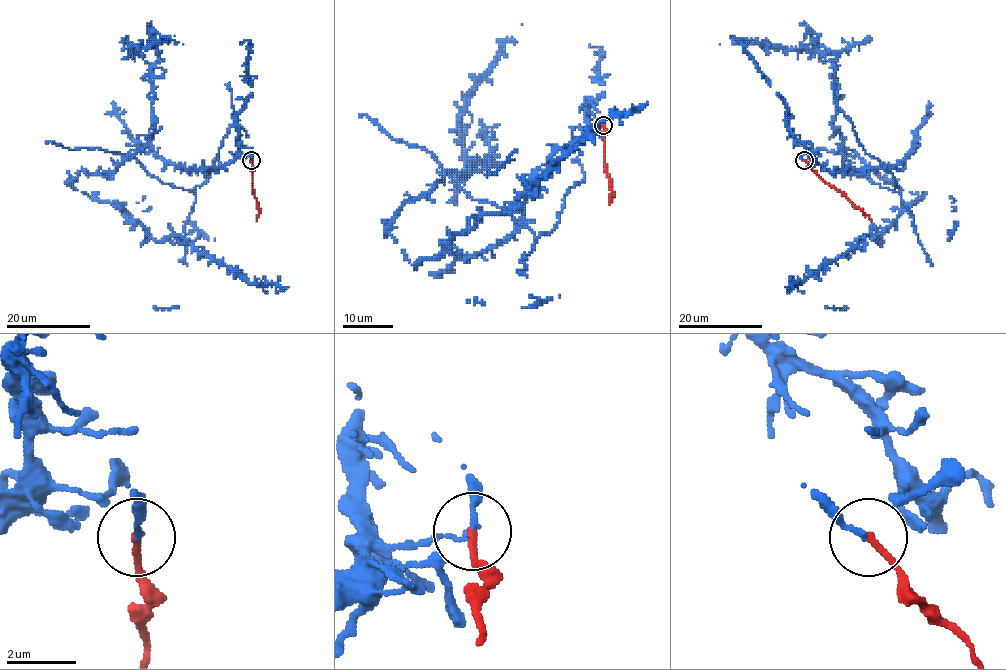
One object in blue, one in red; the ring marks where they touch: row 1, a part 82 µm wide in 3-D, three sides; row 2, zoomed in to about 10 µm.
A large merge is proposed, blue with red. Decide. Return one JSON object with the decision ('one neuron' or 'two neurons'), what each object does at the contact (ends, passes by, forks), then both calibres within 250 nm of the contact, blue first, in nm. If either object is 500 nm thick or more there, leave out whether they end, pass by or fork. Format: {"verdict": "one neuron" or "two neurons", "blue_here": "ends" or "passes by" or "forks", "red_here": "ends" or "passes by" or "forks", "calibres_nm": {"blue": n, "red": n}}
{"verdict": "one neuron", "blue_here": "passes by", "red_here": "ends", "calibres_nm": {"blue": 120, "red": 190}}

